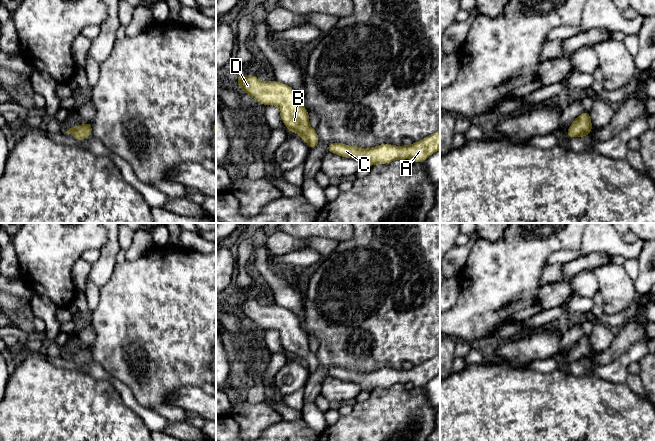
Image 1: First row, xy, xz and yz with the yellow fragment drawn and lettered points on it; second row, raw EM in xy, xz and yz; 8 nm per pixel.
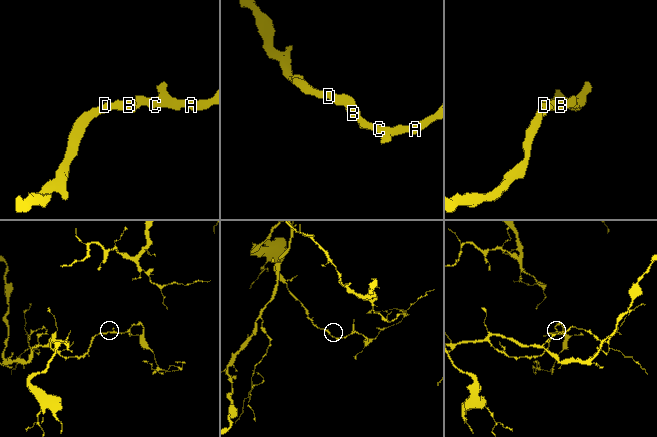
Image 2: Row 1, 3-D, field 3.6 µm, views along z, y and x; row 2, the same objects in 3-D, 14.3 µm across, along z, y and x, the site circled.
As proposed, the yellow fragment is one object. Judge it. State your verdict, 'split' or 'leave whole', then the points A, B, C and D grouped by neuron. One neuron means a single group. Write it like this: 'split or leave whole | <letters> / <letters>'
leave whole | A B C D

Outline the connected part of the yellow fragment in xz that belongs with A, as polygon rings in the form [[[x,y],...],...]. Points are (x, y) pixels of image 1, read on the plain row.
[[[440,354],[410,370],[394,370],[387,367],[373,372],[360,372],[342,367],[331,367],[326,370],[327,376],[356,383],[361,391],[387,388],[397,383],[404,385],[407,382],[411,382],[415,387],[423,387],[428,380],[439,373]]]

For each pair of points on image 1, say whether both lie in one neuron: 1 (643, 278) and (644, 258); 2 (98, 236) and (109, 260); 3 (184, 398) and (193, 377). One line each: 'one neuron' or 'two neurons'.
1: one neuron
2: two neurons
3: two neurons

